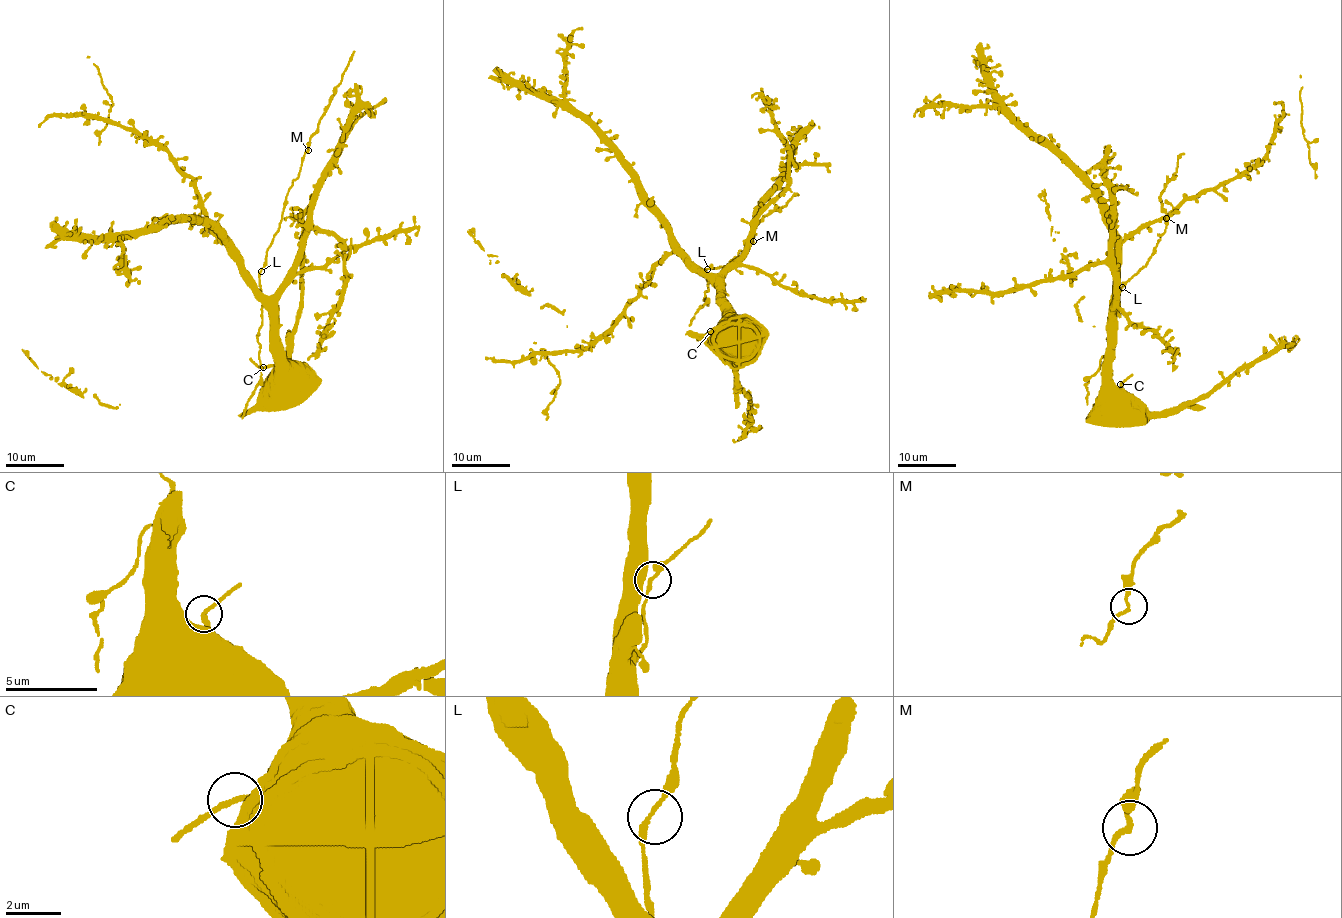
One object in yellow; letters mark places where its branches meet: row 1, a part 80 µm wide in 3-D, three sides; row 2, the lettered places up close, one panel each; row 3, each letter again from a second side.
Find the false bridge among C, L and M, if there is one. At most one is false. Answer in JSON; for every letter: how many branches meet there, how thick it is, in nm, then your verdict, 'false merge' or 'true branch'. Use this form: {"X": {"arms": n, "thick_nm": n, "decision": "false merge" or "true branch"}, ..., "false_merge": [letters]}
{"C": {"arms": 2, "thick_nm": 200, "decision": "true branch"}, "L": {"arms": 2, "thick_nm": 170, "decision": "true branch"}, "M": {"arms": 2, "thick_nm": 170, "decision": "true branch"}, "false_merge": []}

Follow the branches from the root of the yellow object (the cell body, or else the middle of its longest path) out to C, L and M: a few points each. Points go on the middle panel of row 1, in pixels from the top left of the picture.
C: (668, 228), (672, 245), (687, 266), (715, 284), (717, 302), (724, 309), (725, 325), (720, 331), (710, 331)
L: (668, 228), (672, 245), (689, 267), (706, 280), (705, 269), (707, 269)
M: (668, 228), (672, 245), (687, 266), (706, 280), (705, 268), (727, 265), (740, 251), (746, 253), (753, 241)

